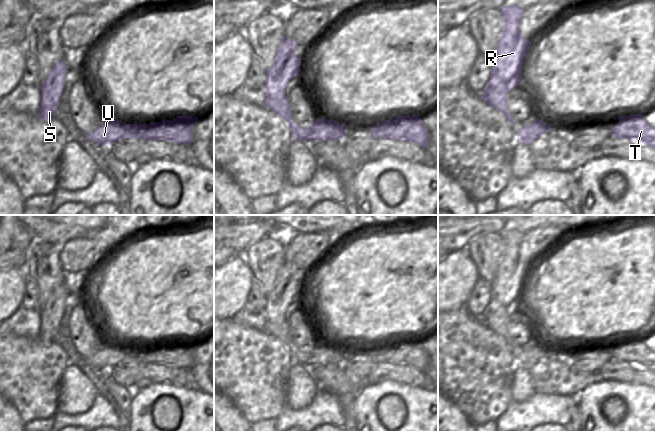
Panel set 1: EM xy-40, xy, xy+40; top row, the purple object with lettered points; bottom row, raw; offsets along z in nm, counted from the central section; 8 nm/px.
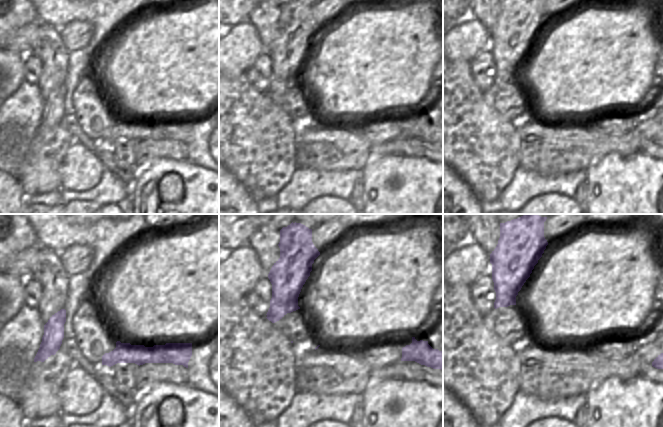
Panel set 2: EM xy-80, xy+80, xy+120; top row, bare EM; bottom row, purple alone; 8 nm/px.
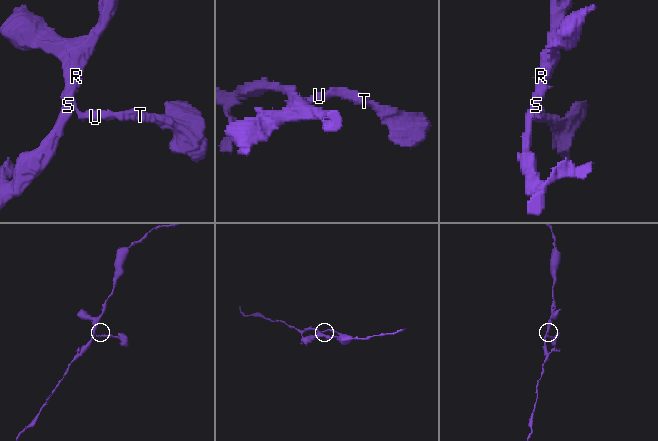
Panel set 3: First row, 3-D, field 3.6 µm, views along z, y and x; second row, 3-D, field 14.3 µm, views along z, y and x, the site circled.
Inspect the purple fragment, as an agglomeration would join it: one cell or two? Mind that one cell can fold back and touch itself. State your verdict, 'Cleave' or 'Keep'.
Keep

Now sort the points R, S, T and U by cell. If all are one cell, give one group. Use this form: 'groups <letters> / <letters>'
groups R S T U

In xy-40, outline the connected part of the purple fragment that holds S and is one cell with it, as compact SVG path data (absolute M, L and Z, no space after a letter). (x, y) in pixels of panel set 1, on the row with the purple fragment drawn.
M65 58L57 62L51 69L47 79L41 85L41 103L39 105L39 115L44 122L55 118L57 107L63 93L65 75L68 67Z

